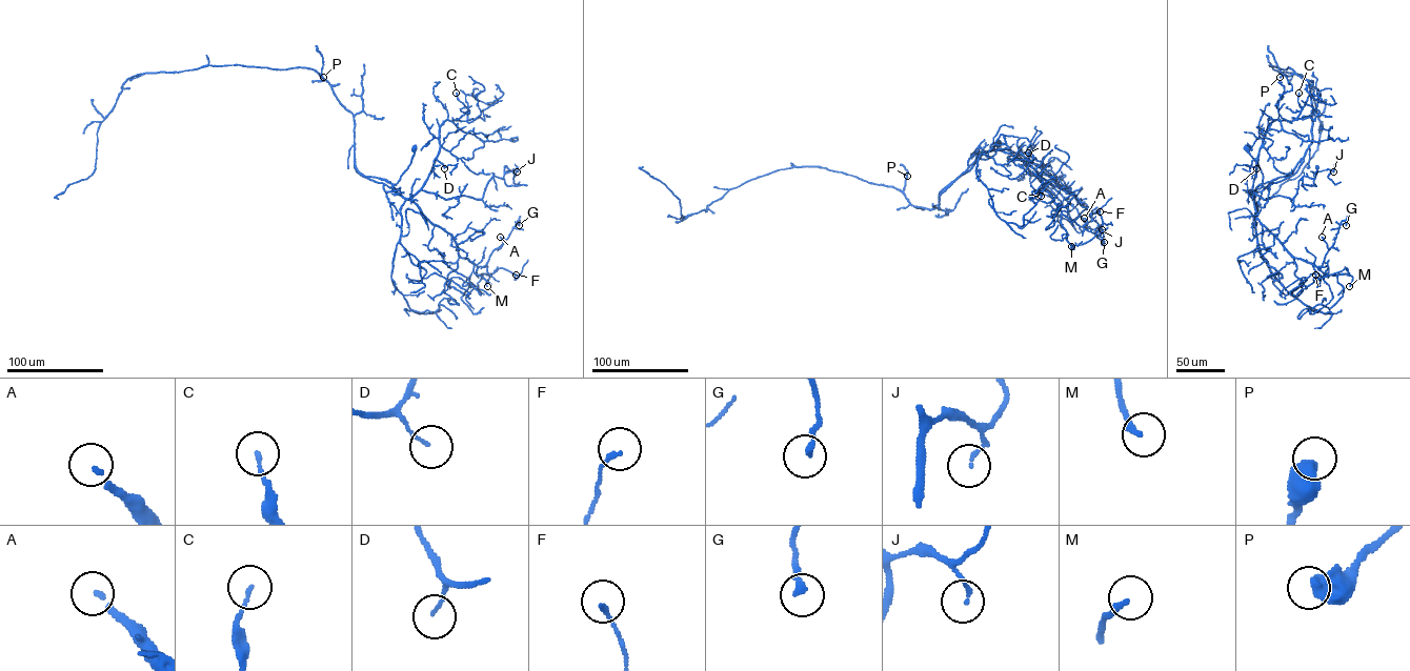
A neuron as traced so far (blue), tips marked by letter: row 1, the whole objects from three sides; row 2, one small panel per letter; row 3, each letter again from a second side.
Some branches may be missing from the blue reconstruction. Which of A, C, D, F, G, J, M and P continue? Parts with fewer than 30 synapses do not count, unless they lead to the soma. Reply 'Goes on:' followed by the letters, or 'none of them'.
Goes on: A, G, M

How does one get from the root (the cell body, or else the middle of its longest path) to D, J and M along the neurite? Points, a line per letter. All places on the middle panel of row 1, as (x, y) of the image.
D: (999, 143), (992, 156), (985, 159), (979, 157), (979, 151), (999, 149), (1028, 153)
J: (999, 143), (992, 156), (985, 159), (979, 157), (979, 151), (999, 149), (1023, 154), (1073, 195), (1102, 229)
M: (999, 143), (992, 156), (979, 157), (979, 151), (998, 149), (1029, 165), (1061, 211), (1071, 246)

